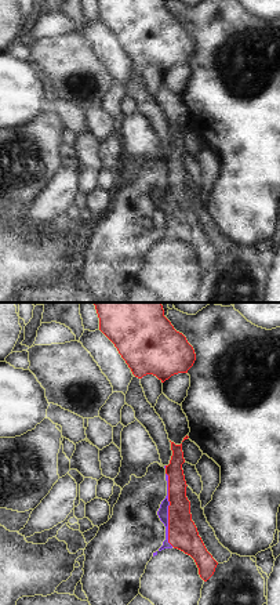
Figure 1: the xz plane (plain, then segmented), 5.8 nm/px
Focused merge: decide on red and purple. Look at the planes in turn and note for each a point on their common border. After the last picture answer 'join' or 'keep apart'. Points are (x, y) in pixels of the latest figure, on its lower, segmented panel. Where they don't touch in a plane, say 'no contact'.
meets red at (168, 510)

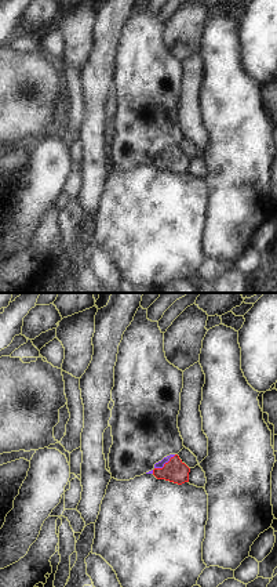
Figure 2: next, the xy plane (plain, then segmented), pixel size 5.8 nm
meets red at (164, 466)

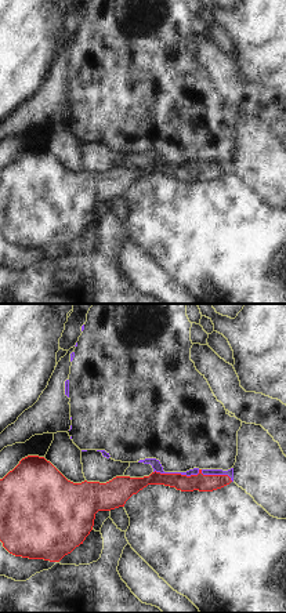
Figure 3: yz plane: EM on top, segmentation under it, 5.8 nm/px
meets red at (194, 475)

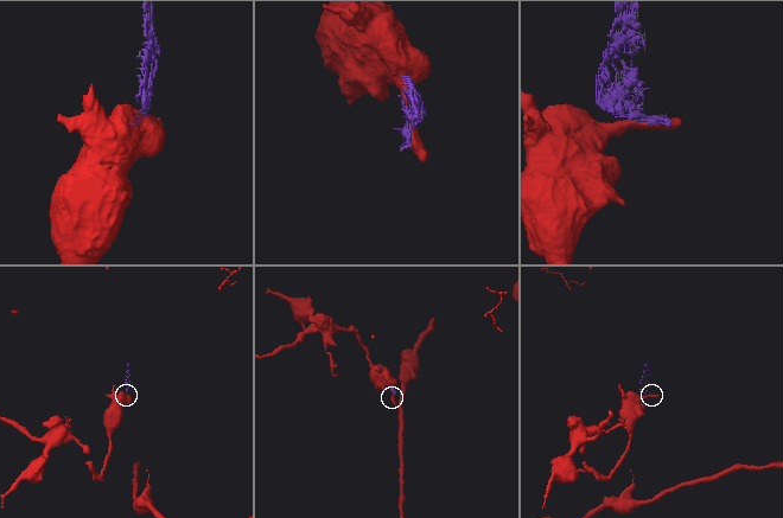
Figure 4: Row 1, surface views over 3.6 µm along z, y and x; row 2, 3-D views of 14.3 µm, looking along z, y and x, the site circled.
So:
keep apart

